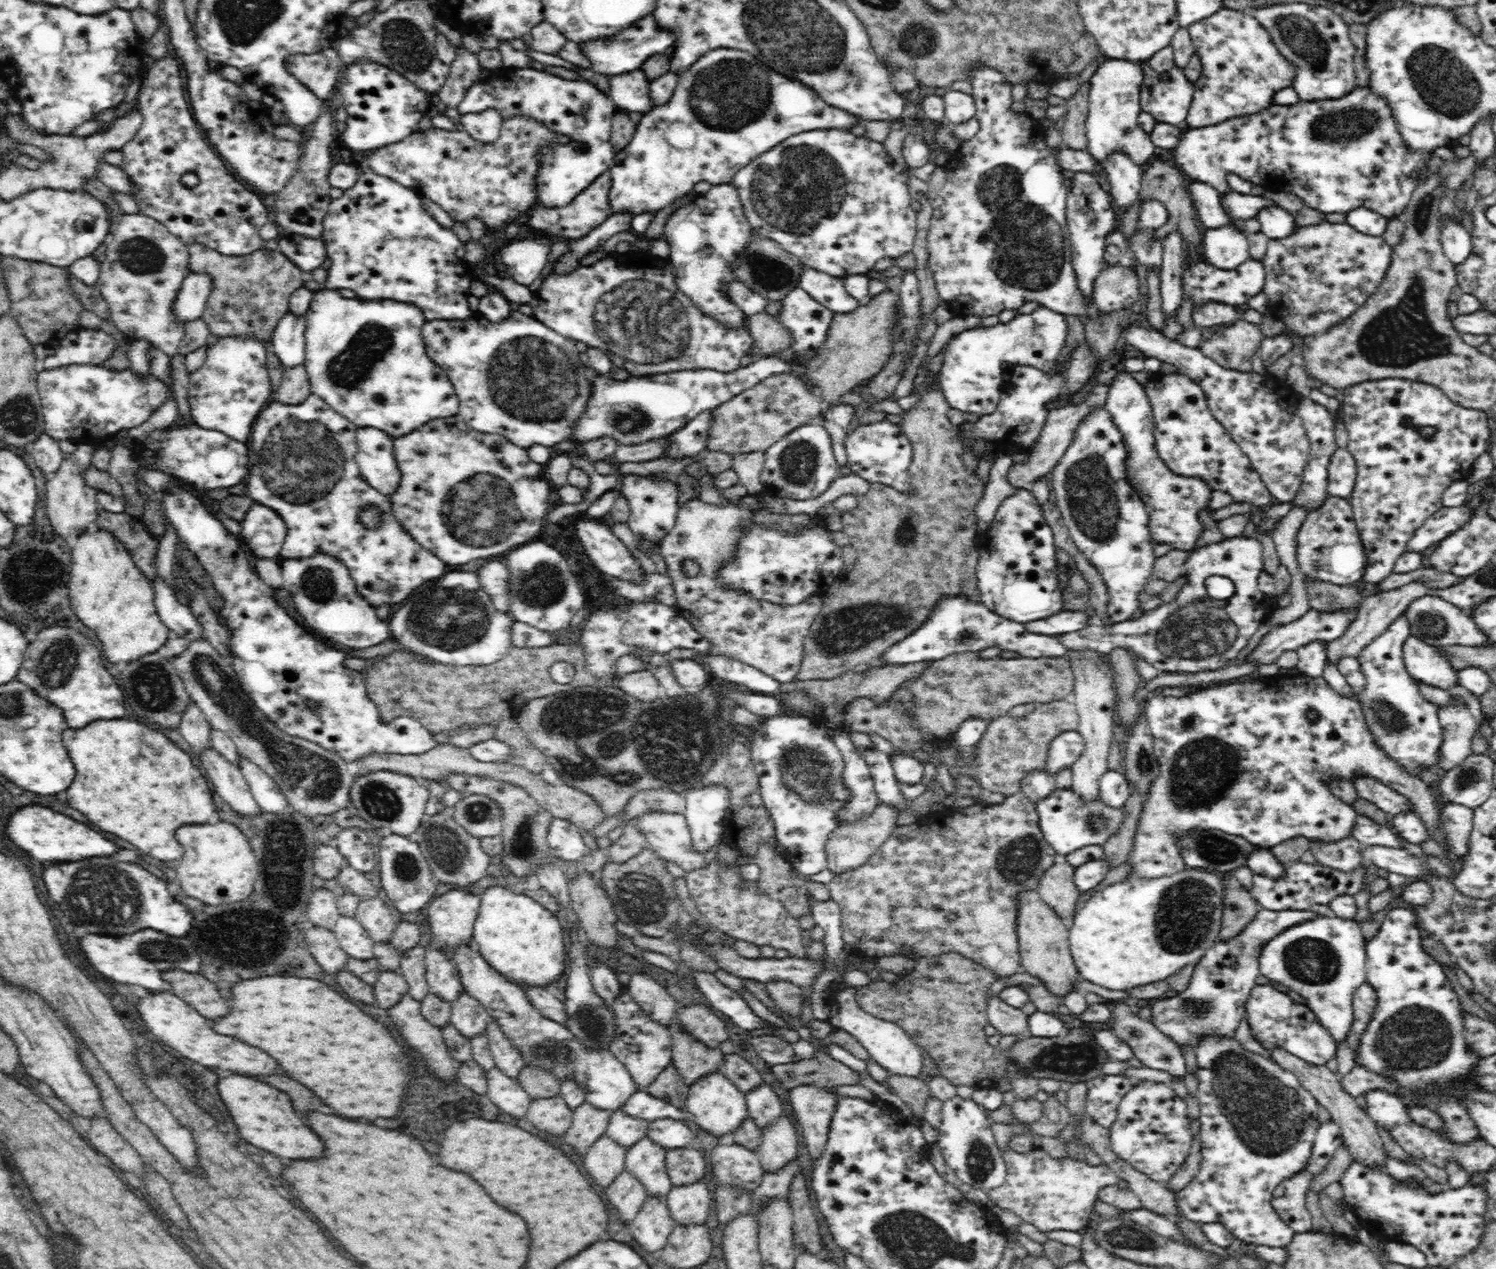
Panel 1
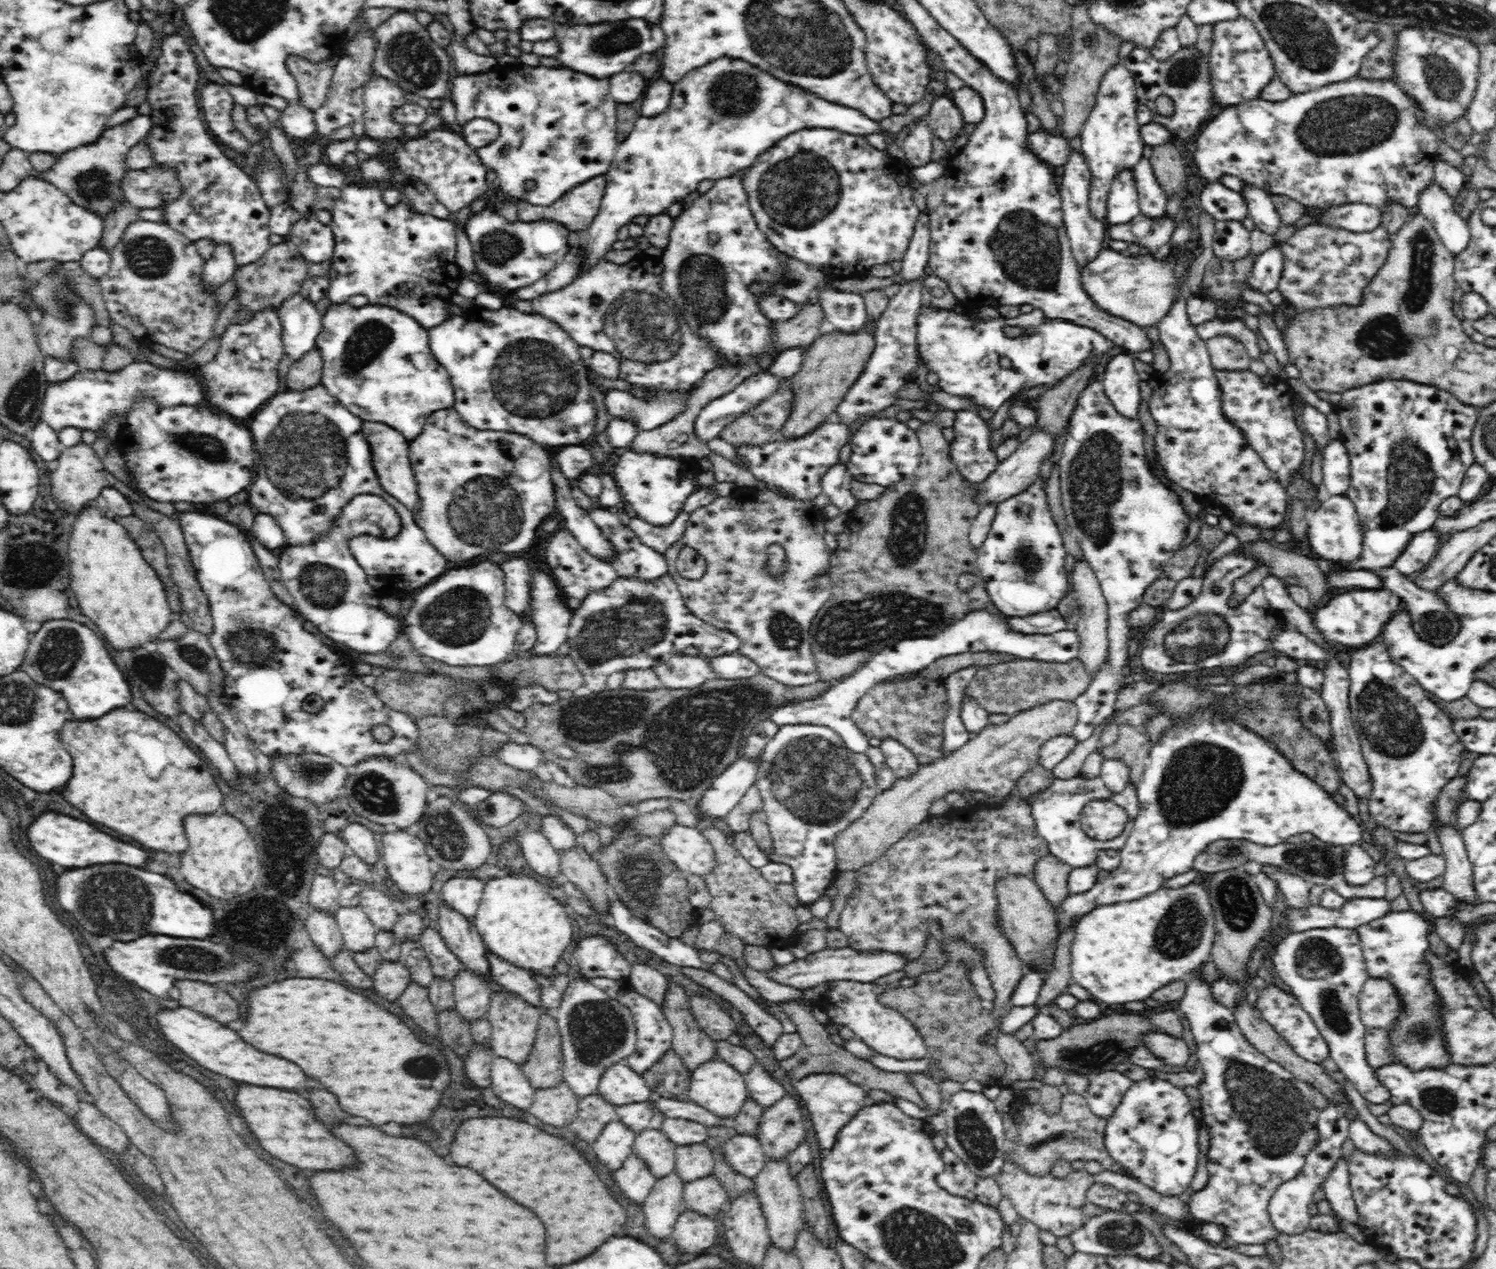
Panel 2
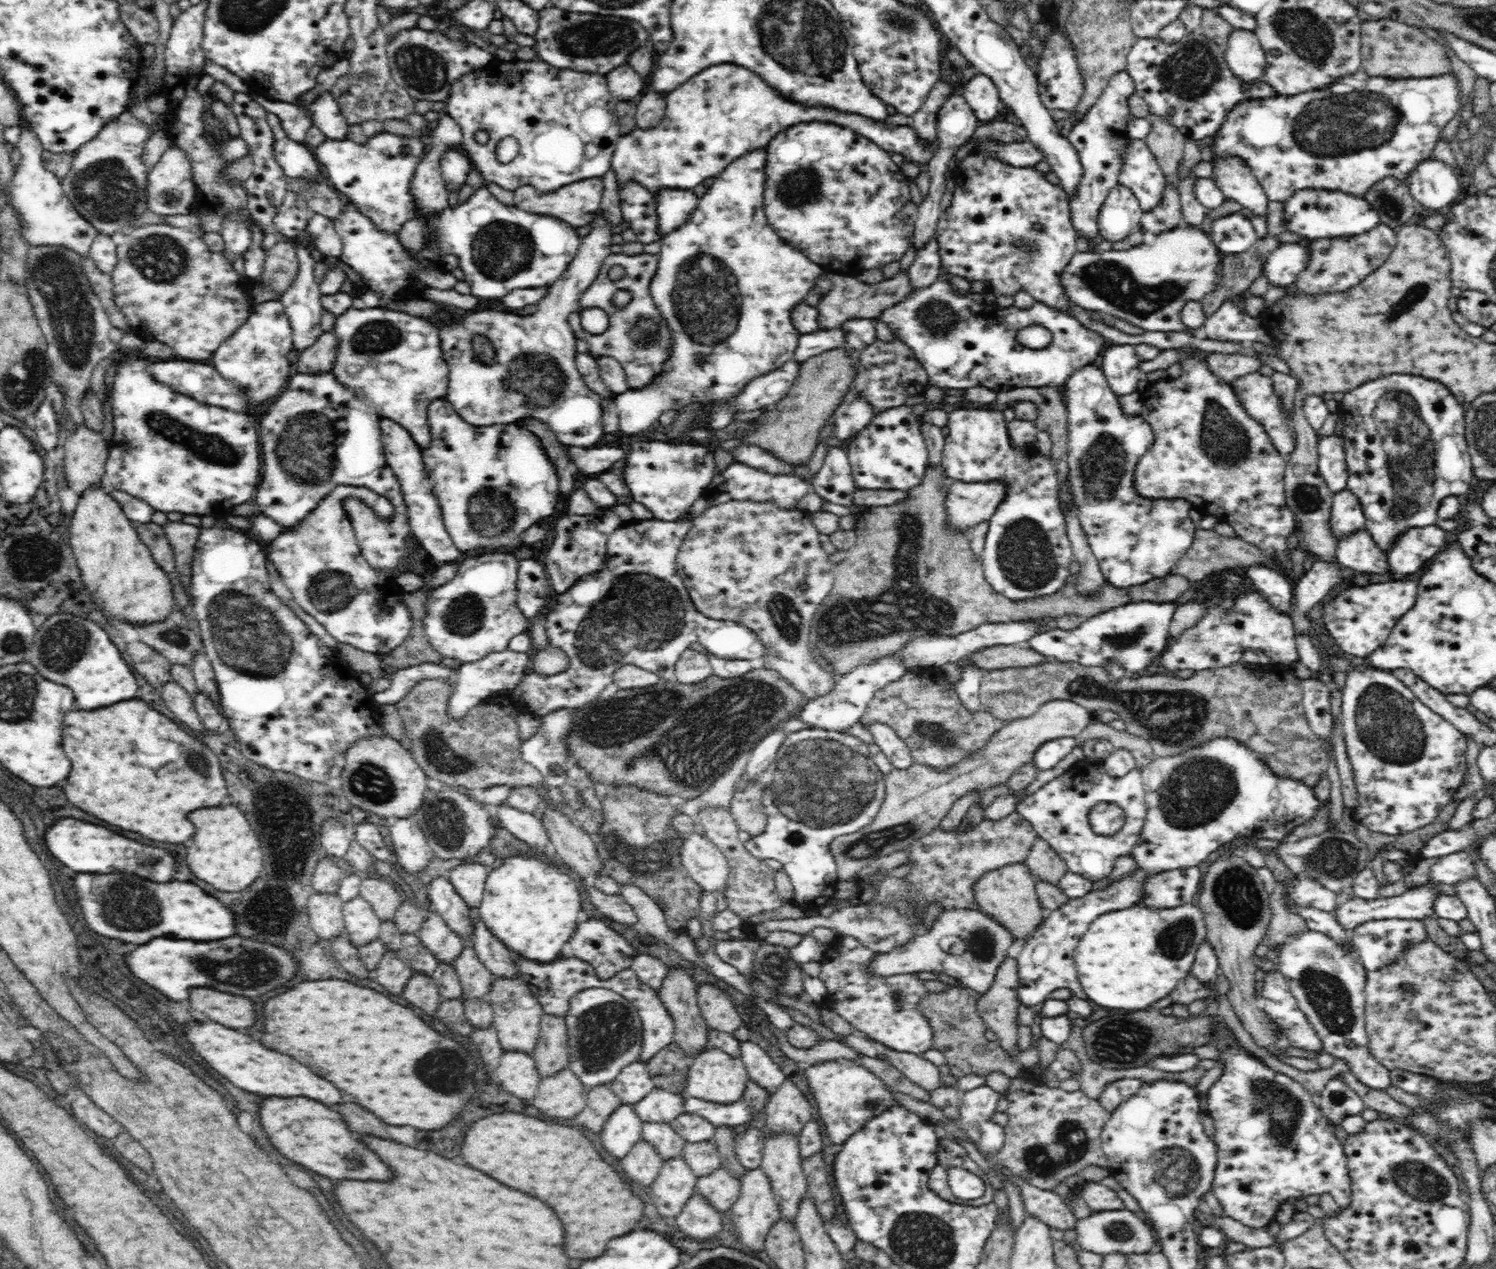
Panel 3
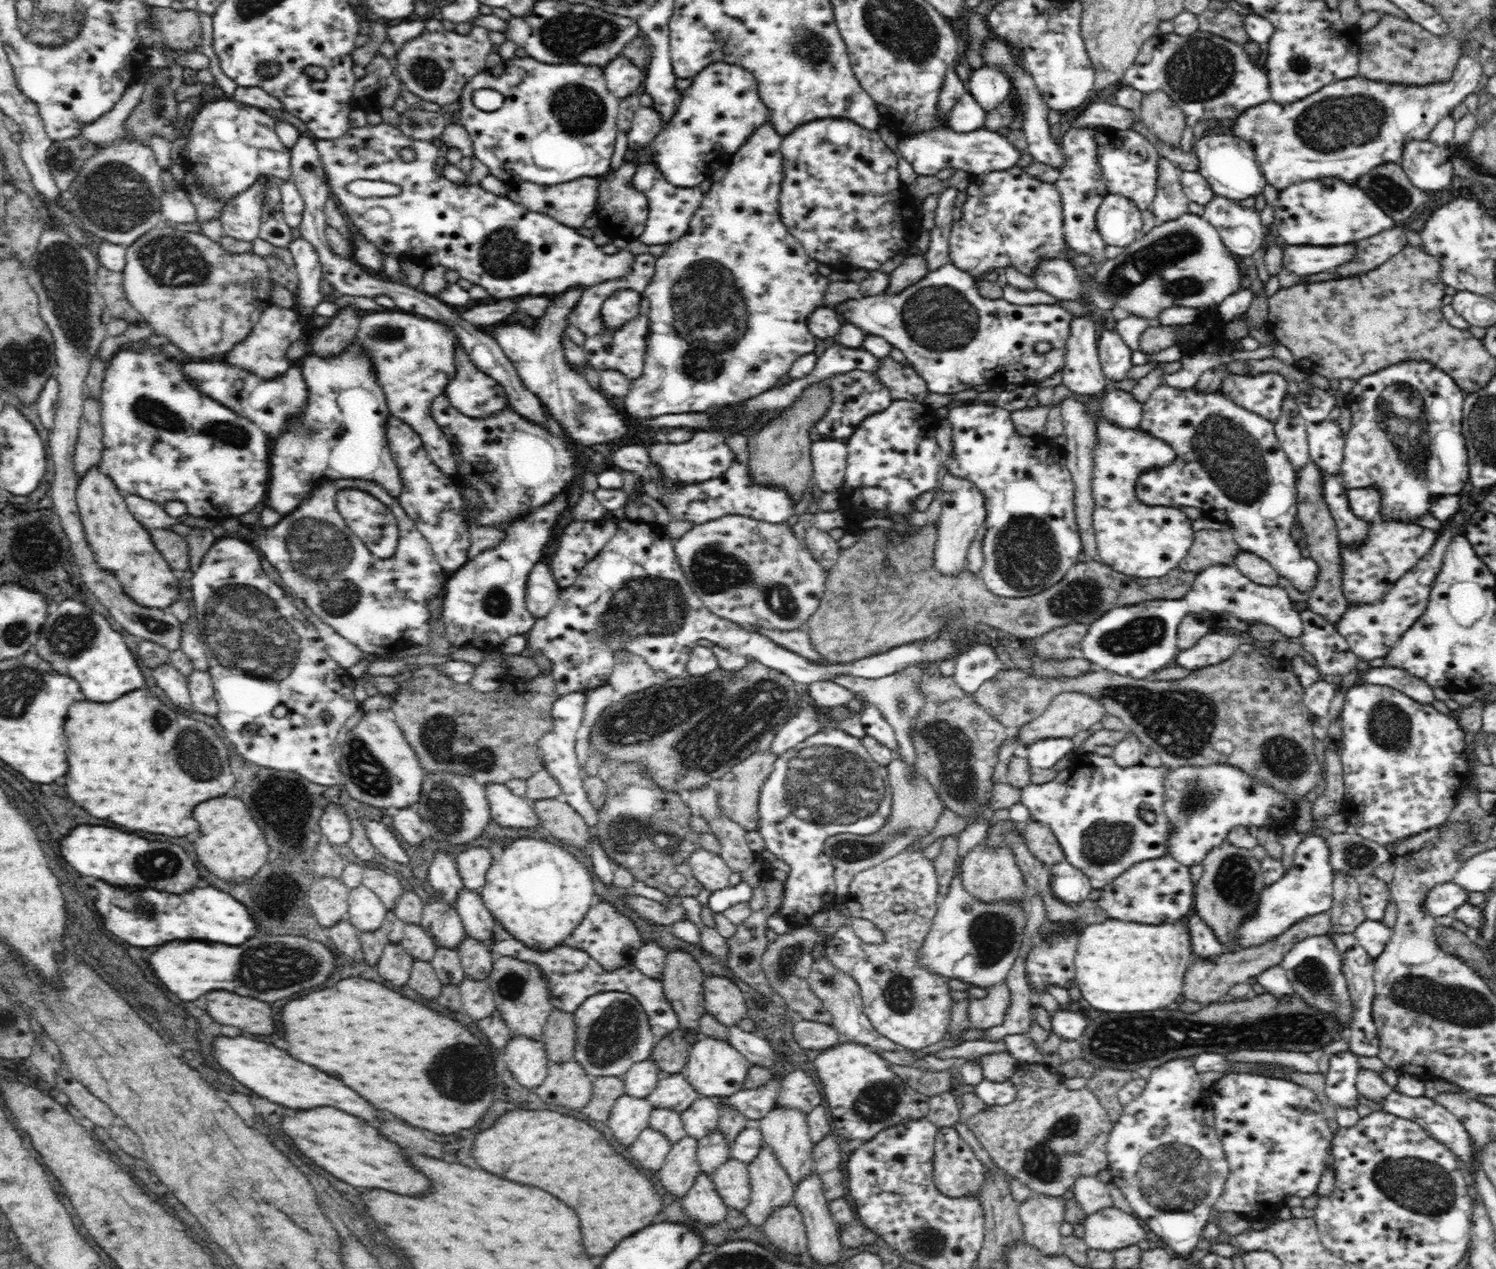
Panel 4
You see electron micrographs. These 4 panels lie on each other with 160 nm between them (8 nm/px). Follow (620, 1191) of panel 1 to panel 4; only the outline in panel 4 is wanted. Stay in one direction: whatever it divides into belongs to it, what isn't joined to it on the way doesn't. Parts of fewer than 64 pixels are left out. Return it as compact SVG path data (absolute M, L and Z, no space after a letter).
M646 1128L630 1146L630 1154L644 1170L660 1170L671 1146L663 1134L652 1128Z

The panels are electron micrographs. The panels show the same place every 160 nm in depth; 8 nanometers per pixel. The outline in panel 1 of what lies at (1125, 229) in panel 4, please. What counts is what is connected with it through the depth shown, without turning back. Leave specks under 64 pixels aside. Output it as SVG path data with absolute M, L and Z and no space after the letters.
M1116 153L1104 164L1104 186L1119 208L1126 212L1136 204L1141 192L1141 180L1144 170L1135 164L1126 154Z

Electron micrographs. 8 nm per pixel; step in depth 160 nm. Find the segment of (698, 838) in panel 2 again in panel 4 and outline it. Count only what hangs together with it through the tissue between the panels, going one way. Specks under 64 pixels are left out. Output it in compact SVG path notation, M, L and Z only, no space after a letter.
M703 847L692 854L694 878L708 890L722 890L730 887L731 868L719 855Z

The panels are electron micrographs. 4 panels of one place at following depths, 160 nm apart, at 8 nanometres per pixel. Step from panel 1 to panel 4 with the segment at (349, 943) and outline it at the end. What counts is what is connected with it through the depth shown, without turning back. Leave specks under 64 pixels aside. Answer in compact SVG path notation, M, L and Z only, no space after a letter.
M360 884L350 889L348 903L348 921L359 932L374 932L383 925L388 907L369 887Z

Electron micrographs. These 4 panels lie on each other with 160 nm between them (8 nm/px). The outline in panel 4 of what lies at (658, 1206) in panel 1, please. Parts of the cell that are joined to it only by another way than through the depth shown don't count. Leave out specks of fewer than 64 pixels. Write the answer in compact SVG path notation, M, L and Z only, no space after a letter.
M687 1134L671 1146L664 1159L660 1182L676 1198L683 1198L700 1172L697 1142L698 1140Z

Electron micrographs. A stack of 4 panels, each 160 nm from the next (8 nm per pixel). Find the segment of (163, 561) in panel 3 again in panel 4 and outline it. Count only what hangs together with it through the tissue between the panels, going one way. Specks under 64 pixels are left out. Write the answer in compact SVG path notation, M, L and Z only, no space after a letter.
M151 530L153 543L161 551L166 563L175 571L189 571L191 568L189 557L189 543L184 536L171 530Z

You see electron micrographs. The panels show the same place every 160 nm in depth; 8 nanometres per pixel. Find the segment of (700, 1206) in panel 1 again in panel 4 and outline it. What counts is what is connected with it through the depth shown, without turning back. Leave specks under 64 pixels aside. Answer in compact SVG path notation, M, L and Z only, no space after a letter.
M733 1157L710 1174L716 1192L731 1211L743 1210L750 1202L751 1184L747 1165Z

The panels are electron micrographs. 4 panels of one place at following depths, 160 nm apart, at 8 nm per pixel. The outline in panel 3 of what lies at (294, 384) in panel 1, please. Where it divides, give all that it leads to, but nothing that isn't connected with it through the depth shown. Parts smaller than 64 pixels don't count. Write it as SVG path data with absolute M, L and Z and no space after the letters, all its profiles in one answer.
M333 329L323 332L312 346L305 348L298 356L293 366L293 372L298 374L322 374L334 366L338 350L338 339Z

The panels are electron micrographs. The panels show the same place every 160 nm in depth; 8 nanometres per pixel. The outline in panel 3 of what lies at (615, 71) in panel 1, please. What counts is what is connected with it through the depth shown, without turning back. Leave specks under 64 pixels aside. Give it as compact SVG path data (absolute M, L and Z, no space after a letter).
M546 6L538 12L539 28L532 36L536 41L532 48L540 61L558 69L605 75L623 66L632 52L649 41L647 31L632 19L560 10L555 6Z

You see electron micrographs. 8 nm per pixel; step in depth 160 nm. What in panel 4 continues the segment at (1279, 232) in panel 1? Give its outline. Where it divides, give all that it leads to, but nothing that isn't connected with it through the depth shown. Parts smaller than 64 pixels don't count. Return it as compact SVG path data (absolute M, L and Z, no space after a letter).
M1210 134L1196 142L1196 156L1198 156L1199 176L1210 185L1211 192L1219 197L1230 200L1244 200L1260 196L1267 182L1265 173L1262 172L1261 162L1257 158L1256 148L1247 139L1240 135L1228 136L1228 134Z

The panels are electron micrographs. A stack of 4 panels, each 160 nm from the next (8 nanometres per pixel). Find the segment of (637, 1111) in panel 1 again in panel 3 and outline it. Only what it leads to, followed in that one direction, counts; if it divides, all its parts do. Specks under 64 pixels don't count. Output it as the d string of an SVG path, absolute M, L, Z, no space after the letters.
M685 1096L684 1113L700 1115L710 1120L714 1127L730 1127L745 1124L754 1118L754 1110L745 1099L722 1104Z

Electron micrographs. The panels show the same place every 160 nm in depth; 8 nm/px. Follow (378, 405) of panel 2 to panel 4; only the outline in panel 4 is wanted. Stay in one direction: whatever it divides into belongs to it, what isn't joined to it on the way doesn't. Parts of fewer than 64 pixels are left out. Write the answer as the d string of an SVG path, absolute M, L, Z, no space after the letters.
M395 309L359 316L355 338L360 339L362 346L368 347L390 414L409 424L420 435L430 460L443 473L454 476L457 472L456 454L441 426L433 419L432 404L455 377L458 333L440 322Z

